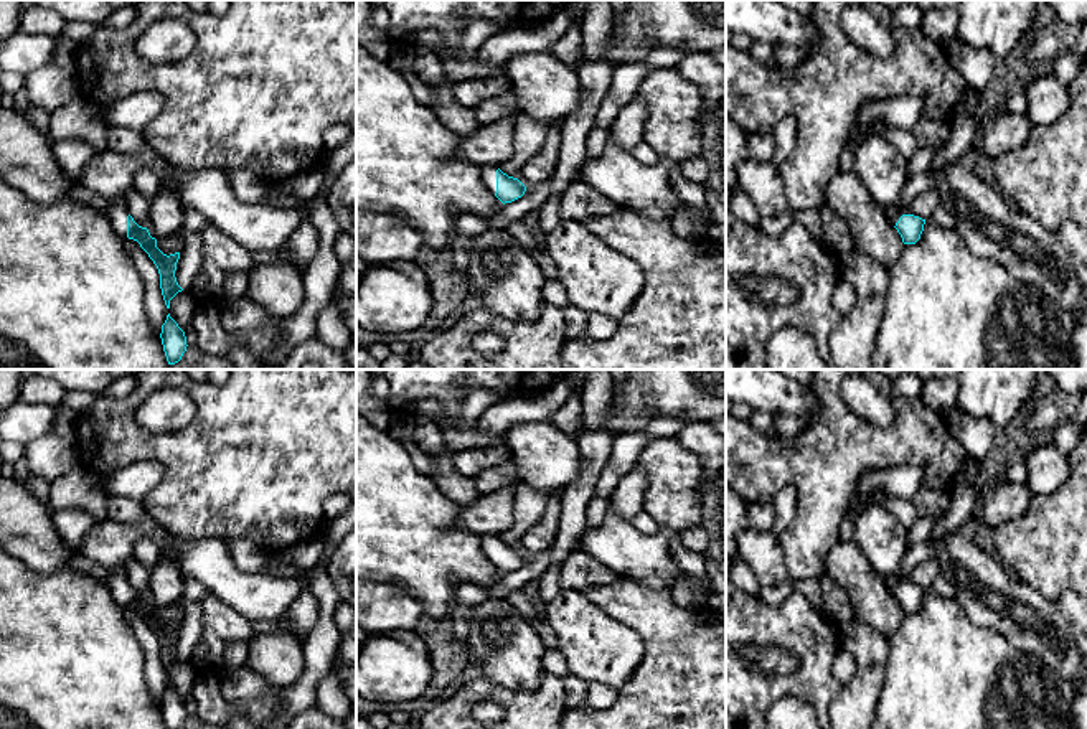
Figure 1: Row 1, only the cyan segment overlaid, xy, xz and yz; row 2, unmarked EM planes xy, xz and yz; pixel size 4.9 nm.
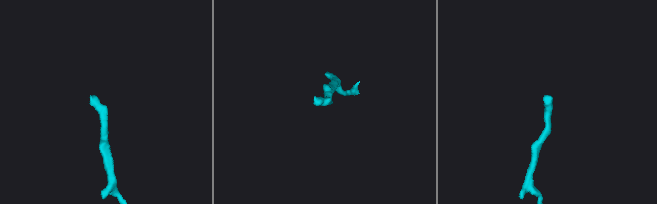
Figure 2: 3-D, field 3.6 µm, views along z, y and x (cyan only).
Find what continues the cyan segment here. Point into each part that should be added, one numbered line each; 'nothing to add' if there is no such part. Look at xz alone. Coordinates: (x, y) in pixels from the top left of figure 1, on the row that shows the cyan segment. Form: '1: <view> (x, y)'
1: xz (487, 172)

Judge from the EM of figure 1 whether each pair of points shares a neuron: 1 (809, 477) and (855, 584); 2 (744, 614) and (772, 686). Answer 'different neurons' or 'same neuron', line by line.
1: different neurons
2: same neuron

